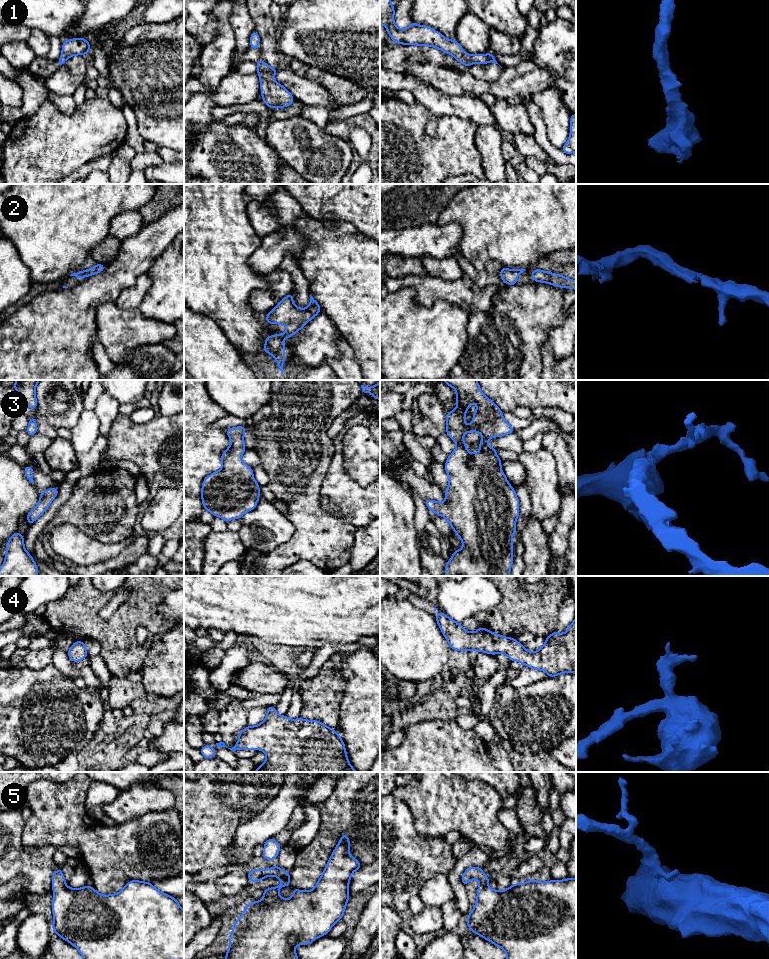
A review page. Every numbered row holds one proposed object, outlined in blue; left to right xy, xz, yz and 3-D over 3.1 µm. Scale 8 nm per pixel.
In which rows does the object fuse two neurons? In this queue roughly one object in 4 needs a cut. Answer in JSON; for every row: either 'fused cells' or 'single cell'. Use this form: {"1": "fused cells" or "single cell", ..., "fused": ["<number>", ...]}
{"1": "single cell", "2": "single cell", "3": "single cell", "4": "single cell", "5": "single cell", "fused": []}

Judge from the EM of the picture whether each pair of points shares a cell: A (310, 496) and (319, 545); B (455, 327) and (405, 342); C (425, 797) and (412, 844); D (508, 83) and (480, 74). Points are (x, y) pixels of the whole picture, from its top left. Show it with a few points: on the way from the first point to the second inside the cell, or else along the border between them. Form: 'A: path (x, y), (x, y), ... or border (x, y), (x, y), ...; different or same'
A: path (310, 508), (310, 520), (318, 533); same
B: path (443, 329), (432, 340), (417, 342); same
C: border (409, 808), (415, 829), (422, 837), (439, 836); different
D: border (502, 68), (491, 82), (473, 75); different

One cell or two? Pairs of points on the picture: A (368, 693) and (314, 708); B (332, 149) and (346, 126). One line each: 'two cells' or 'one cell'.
A: two cells
B: two cells

